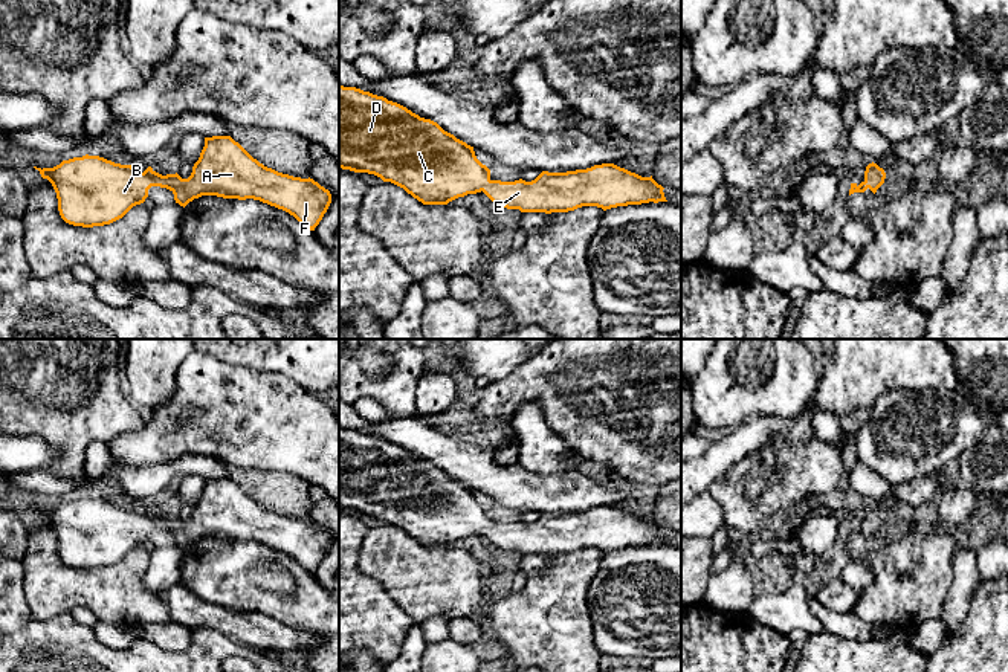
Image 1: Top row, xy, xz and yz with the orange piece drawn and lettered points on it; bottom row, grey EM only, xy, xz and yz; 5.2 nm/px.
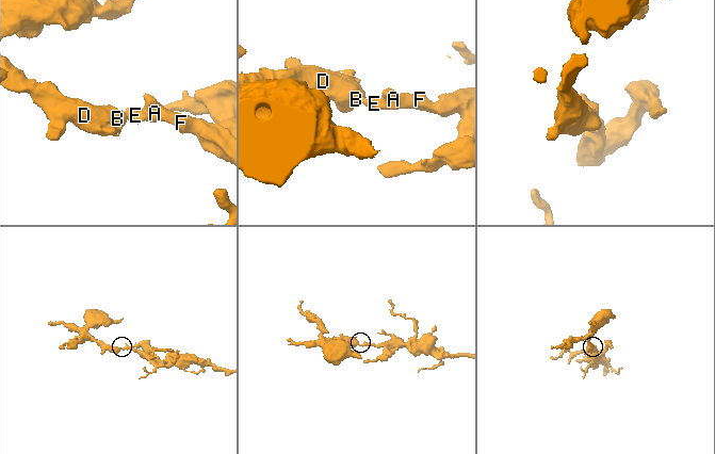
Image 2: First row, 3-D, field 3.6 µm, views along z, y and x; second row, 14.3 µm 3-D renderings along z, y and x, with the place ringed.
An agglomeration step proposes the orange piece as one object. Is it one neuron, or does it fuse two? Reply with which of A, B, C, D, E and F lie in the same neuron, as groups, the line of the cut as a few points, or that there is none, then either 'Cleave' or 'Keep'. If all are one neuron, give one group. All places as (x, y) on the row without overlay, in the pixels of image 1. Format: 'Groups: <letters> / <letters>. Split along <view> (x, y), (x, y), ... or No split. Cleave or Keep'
Groups: A B C D E F. No split. Keep

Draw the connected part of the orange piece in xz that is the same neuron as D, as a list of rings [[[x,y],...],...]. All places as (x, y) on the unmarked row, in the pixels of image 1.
[[[339,428],[339,510],[368,515],[403,530],[423,547],[447,547],[467,536],[484,535],[493,545],[521,554],[568,554],[582,548],[603,553],[641,545],[667,544],[652,518],[641,519],[614,506],[567,515],[542,513],[535,522],[490,521],[473,489],[444,473],[437,464],[406,449],[356,429]]]

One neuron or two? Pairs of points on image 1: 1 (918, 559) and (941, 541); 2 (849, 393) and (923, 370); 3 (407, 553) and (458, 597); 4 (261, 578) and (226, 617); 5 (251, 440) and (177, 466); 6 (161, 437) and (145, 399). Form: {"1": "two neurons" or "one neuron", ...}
{"1": "one neuron", "2": "one neuron", "3": "one neuron", "4": "two neurons", "5": "two neurons", "6": "two neurons"}

